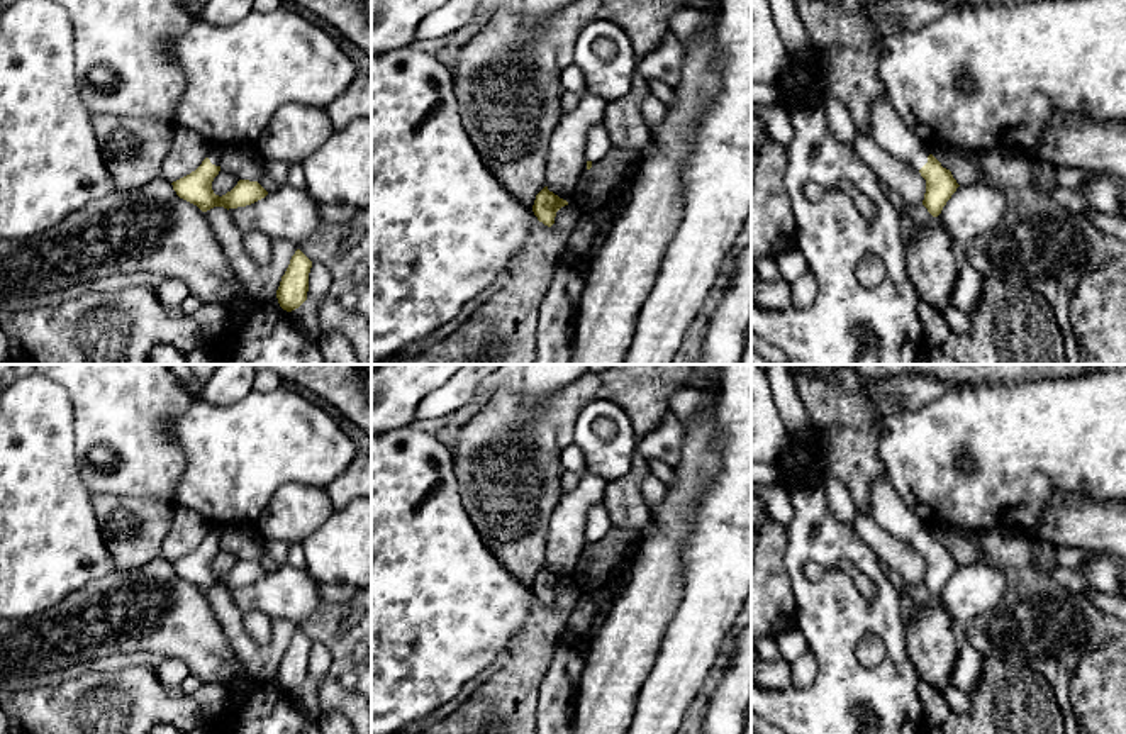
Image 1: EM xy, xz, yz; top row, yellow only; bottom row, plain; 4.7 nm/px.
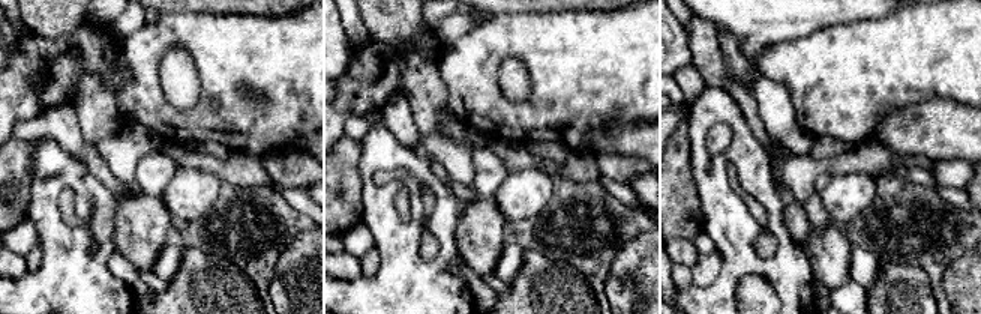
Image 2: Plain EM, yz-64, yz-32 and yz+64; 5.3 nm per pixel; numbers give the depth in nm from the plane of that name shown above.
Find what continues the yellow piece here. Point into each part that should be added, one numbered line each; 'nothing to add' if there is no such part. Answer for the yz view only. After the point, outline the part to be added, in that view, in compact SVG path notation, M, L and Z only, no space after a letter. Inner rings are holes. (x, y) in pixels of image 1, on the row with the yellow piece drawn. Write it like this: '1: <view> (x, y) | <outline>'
1: yz (889, 131) | M889 97L873 102L872 139L892 156L911 164L917 171L928 163L929 146L926 146L900 119Z

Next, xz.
1: xz (597, 141) | M604 122L597 124L588 131L585 159L595 164L609 153L610 147L612 144Z

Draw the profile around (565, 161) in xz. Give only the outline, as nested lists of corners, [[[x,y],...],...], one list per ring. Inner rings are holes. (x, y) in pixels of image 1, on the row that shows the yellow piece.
[[[583,92],[580,105],[560,119],[546,154],[546,186],[563,200],[570,200],[580,176],[587,171],[588,131],[604,122],[605,102]]]

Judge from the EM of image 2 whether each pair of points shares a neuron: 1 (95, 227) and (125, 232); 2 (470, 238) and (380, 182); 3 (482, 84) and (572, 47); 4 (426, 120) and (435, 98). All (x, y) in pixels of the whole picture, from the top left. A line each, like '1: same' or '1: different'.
1: different
2: different
3: same
4: same

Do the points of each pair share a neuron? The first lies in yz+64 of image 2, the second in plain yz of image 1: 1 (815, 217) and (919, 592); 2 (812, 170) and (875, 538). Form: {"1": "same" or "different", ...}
{"1": "same", "2": "same"}

